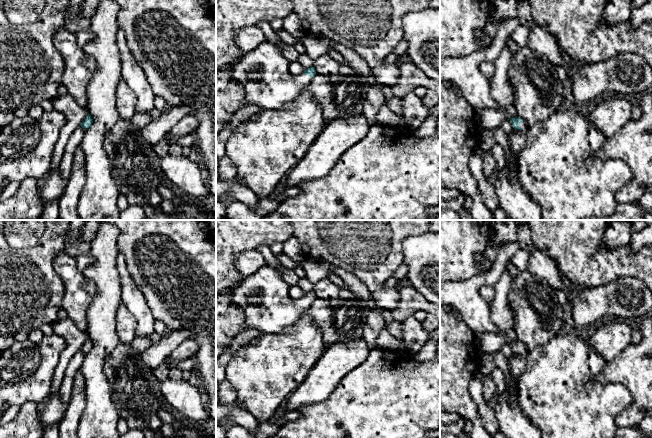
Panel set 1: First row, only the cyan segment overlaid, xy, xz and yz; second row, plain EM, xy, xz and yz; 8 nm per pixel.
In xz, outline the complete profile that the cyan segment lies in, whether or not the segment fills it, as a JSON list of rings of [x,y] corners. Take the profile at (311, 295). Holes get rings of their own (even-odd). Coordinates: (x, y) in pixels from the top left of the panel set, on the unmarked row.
[[[265,266],[243,278],[232,294],[232,303],[244,313],[244,329],[282,333],[293,326],[316,299],[314,291],[302,299],[289,297],[289,284],[275,269]]]

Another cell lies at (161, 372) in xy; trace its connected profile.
[[[164,362],[152,370],[152,372],[160,382],[166,381],[169,378],[169,368]]]

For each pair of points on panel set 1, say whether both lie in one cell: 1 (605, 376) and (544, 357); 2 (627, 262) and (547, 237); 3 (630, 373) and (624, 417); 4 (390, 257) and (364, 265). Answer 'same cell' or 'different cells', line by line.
1: different cells
2: same cell
3: same cell
4: same cell

